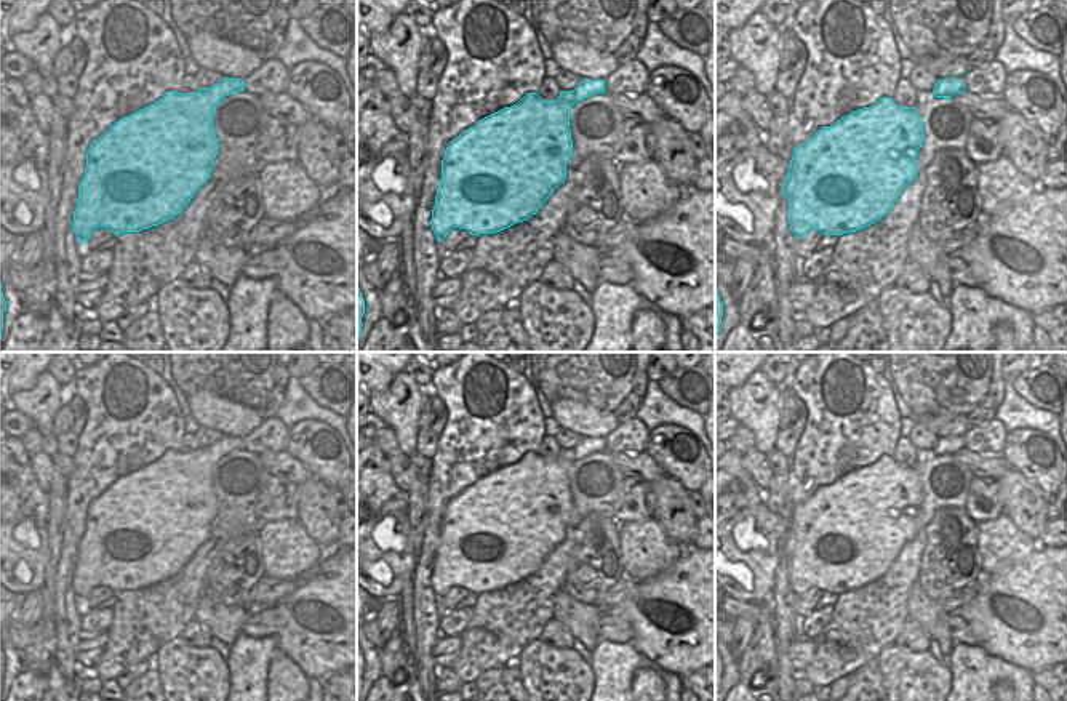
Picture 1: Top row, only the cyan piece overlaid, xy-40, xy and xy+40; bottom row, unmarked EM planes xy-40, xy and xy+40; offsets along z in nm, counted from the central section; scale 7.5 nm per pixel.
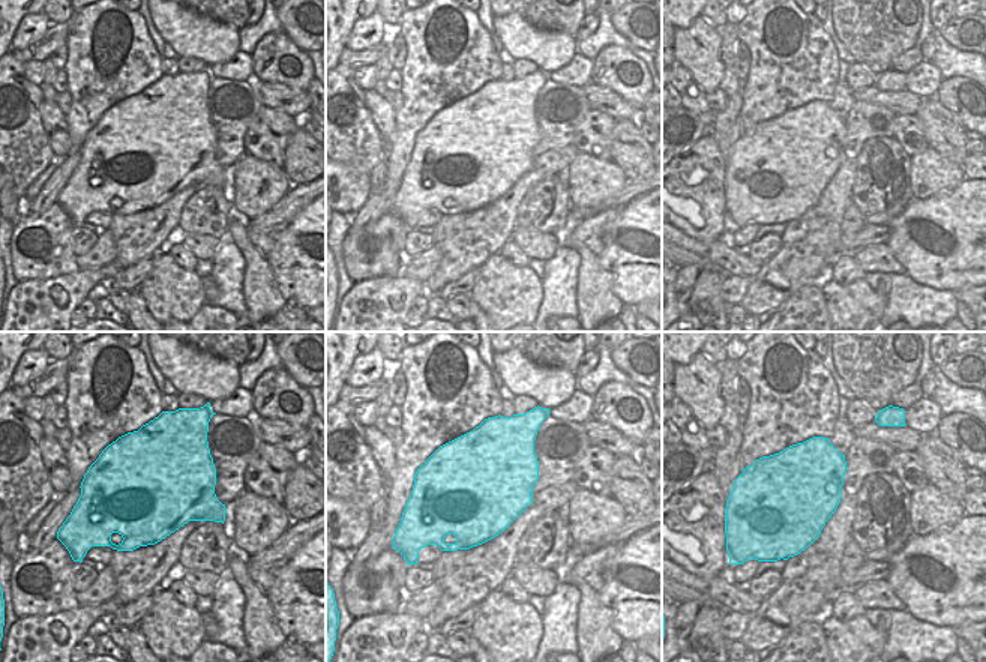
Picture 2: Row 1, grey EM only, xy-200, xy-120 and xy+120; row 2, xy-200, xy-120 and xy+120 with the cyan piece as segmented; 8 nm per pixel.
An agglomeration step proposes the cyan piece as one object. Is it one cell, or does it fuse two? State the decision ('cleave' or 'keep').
keep

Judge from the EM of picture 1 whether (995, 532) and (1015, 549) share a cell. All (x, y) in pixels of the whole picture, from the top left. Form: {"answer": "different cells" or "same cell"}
{"answer": "same cell"}

